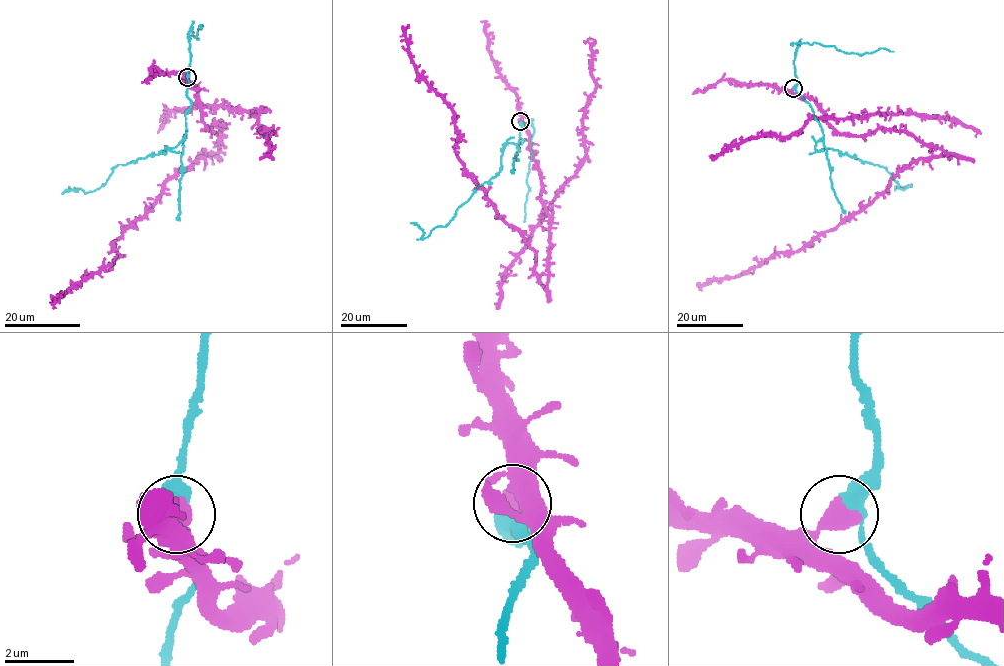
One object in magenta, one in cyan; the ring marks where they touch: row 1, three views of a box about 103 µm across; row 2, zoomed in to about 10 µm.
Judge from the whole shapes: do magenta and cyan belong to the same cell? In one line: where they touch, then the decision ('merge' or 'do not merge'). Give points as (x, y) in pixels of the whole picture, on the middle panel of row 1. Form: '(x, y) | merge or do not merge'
(520, 121) | do not merge

